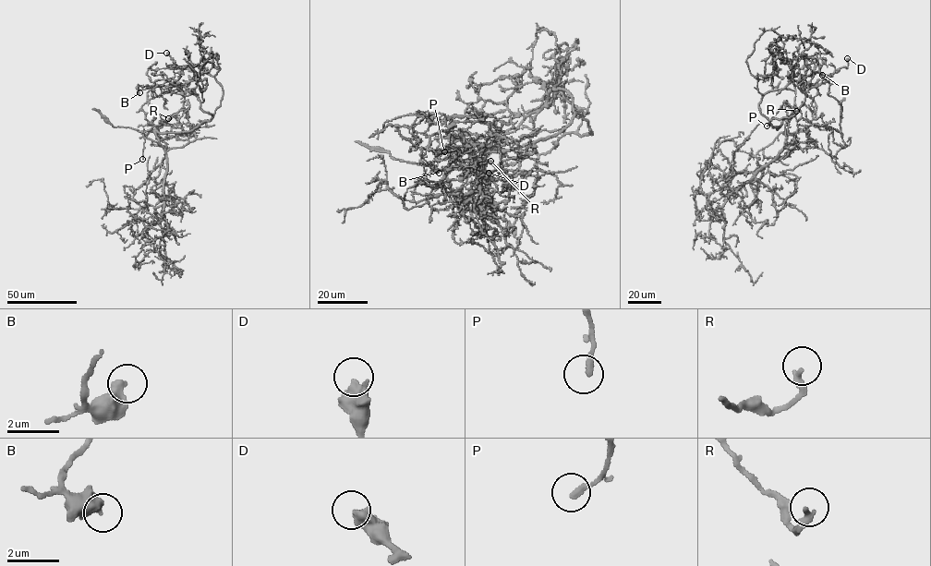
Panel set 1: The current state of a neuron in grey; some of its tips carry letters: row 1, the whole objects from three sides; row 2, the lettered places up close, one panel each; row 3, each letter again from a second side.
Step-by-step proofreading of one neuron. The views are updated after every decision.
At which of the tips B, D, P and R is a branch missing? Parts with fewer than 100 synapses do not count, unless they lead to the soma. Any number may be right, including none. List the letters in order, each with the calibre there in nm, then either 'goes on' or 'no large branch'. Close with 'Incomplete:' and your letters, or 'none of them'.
B: calibre 440 nm; no large branch
D: calibre 550 nm; no large branch
P: calibre 240 nm; no large branch
R: calibre 240 nm; no large branch
Incomplete: none of them

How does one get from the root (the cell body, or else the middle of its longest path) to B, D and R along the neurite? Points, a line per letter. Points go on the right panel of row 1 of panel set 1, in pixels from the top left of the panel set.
B: (783, 117), (777, 130), (758, 107), (762, 96), (799, 80), (811, 63), (817, 63), (822, 75)
D: (783, 117), (777, 130), (769, 123), (796, 113), (808, 90), (825, 82), (825, 76), (846, 67), (847, 58)
R: (783, 117), (794, 114), (785, 126), (786, 148), (798, 139), (787, 133), (784, 102), (796, 111)

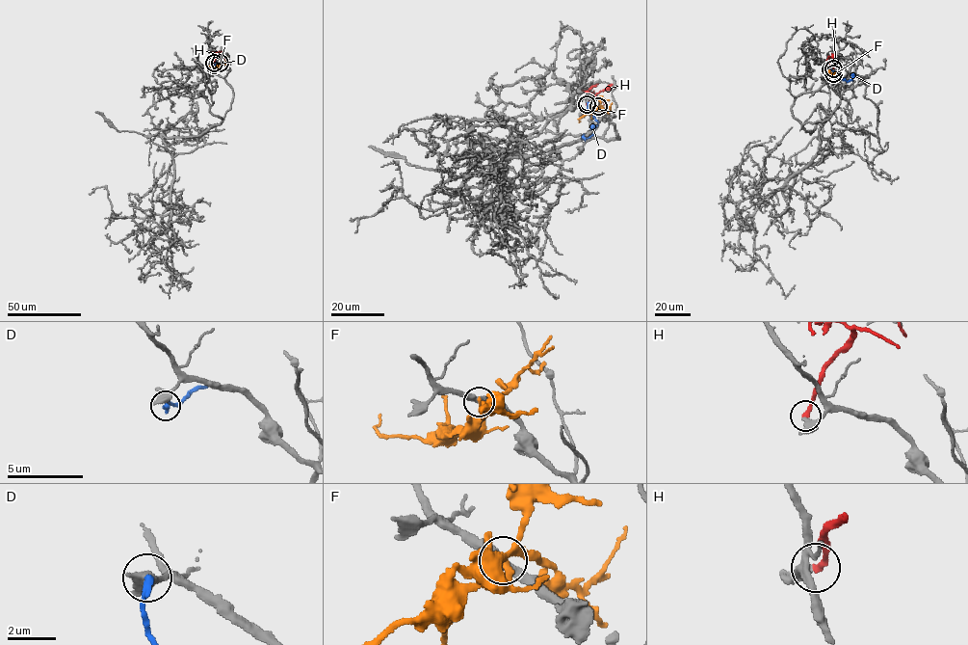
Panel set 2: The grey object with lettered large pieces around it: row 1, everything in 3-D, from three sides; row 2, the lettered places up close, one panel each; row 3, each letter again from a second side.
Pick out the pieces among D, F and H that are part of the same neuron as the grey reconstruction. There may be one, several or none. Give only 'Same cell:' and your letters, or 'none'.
Same cell: none

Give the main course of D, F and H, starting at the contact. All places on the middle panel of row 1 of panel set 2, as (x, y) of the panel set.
D: (588, 102), (598, 123), (593, 133), (586, 141)
F: (597, 106), (579, 119), (579, 121)
H: (587, 104), (595, 96), (588, 91), (597, 84)

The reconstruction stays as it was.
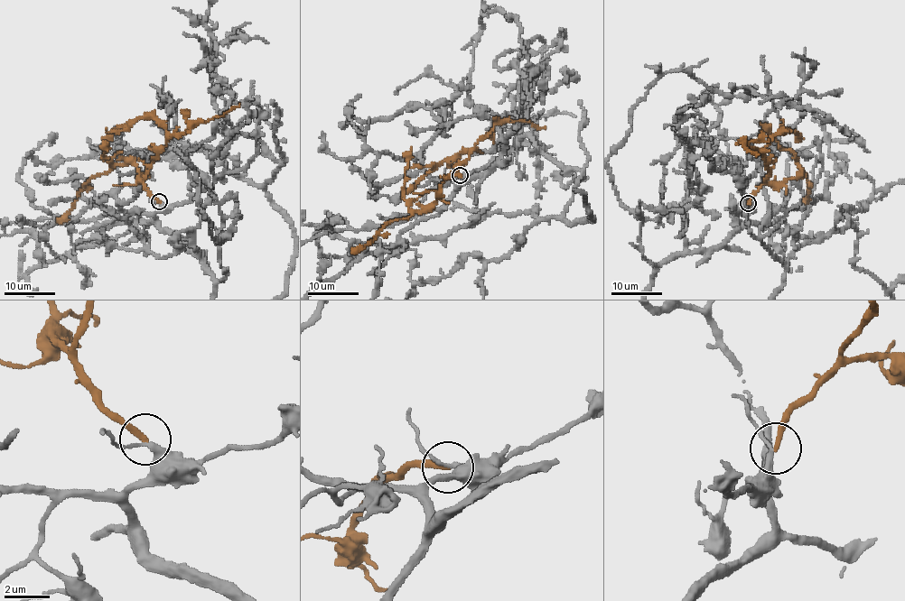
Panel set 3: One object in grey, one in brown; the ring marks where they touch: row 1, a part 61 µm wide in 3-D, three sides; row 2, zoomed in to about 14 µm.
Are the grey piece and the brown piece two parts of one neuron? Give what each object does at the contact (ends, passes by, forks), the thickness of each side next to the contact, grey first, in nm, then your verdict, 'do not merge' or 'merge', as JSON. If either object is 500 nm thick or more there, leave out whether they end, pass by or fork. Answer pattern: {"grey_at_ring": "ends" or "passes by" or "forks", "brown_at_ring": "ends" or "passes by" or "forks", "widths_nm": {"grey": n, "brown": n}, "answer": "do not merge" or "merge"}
{"grey_at_ring": "passes by", "brown_at_ring": "ends", "widths_nm": {"grey": 240, "brown": 260}, "answer": "merge"}

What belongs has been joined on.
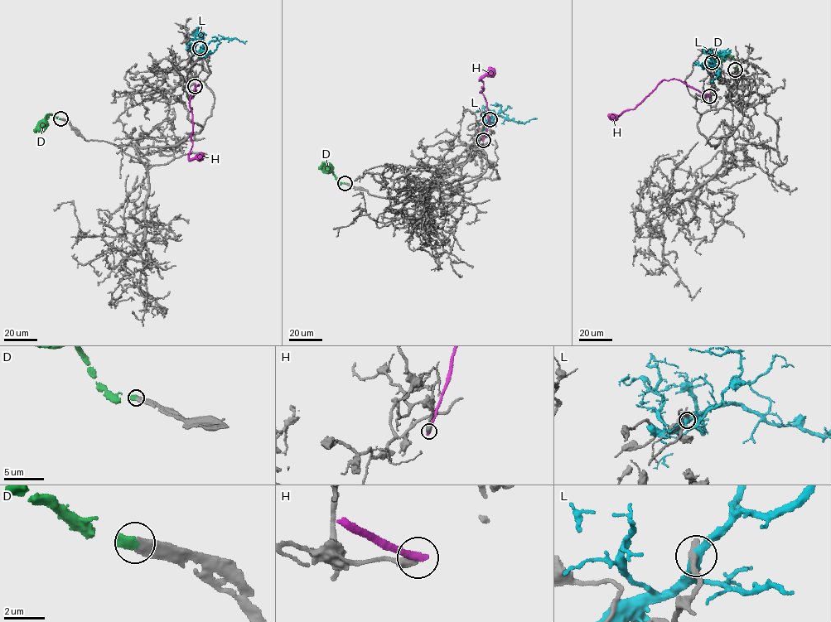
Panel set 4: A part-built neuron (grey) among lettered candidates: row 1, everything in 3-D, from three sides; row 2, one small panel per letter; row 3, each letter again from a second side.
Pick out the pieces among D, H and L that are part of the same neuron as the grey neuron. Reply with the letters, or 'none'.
D

